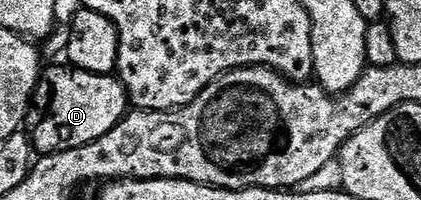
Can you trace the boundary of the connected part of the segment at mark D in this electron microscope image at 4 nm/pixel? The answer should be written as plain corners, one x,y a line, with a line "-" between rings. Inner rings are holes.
46,65
42,69
33,100
29,103
27,135
34,151
41,156
83,148
83,144
107,136
130,109
127,92
113,74
92,74
65,66

